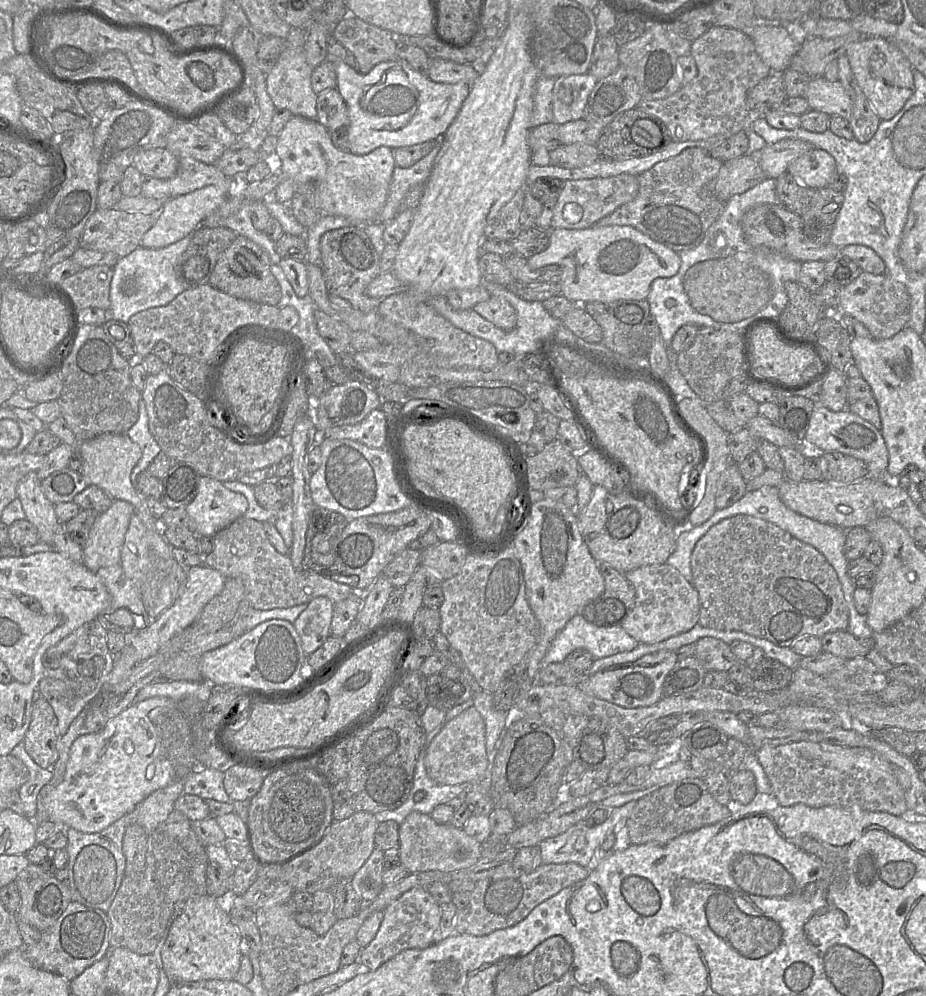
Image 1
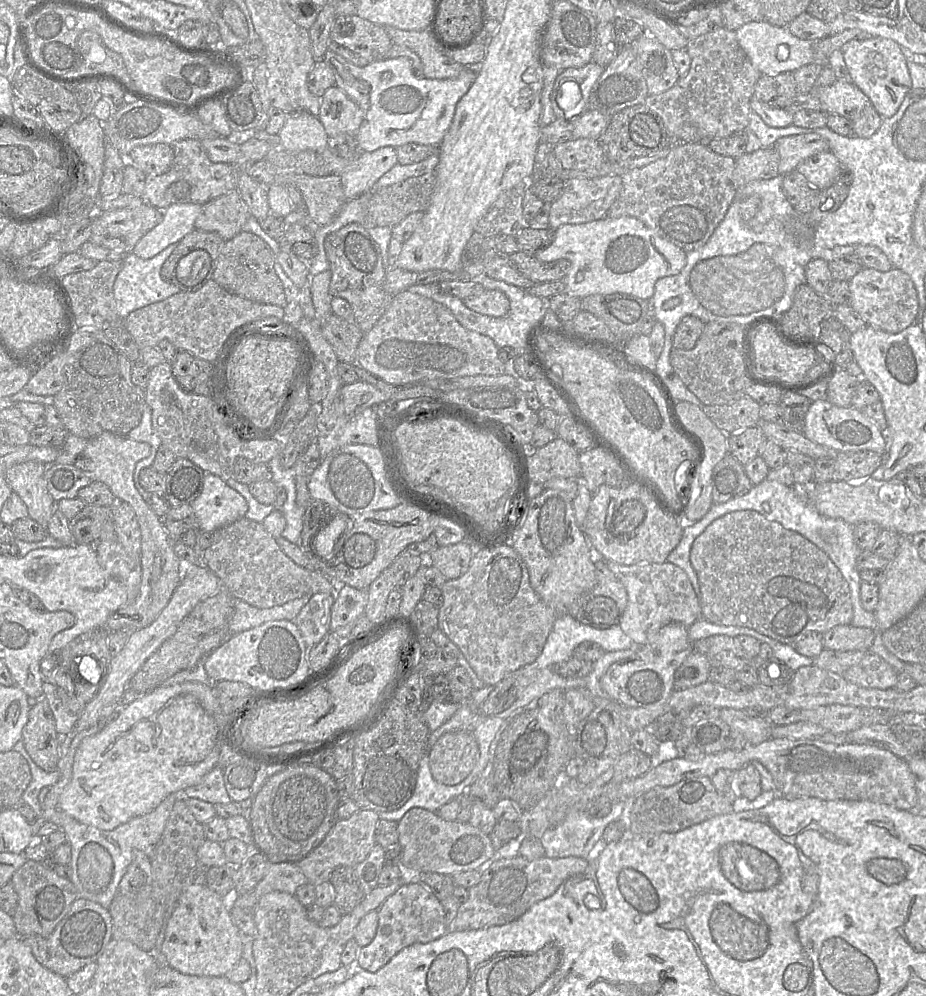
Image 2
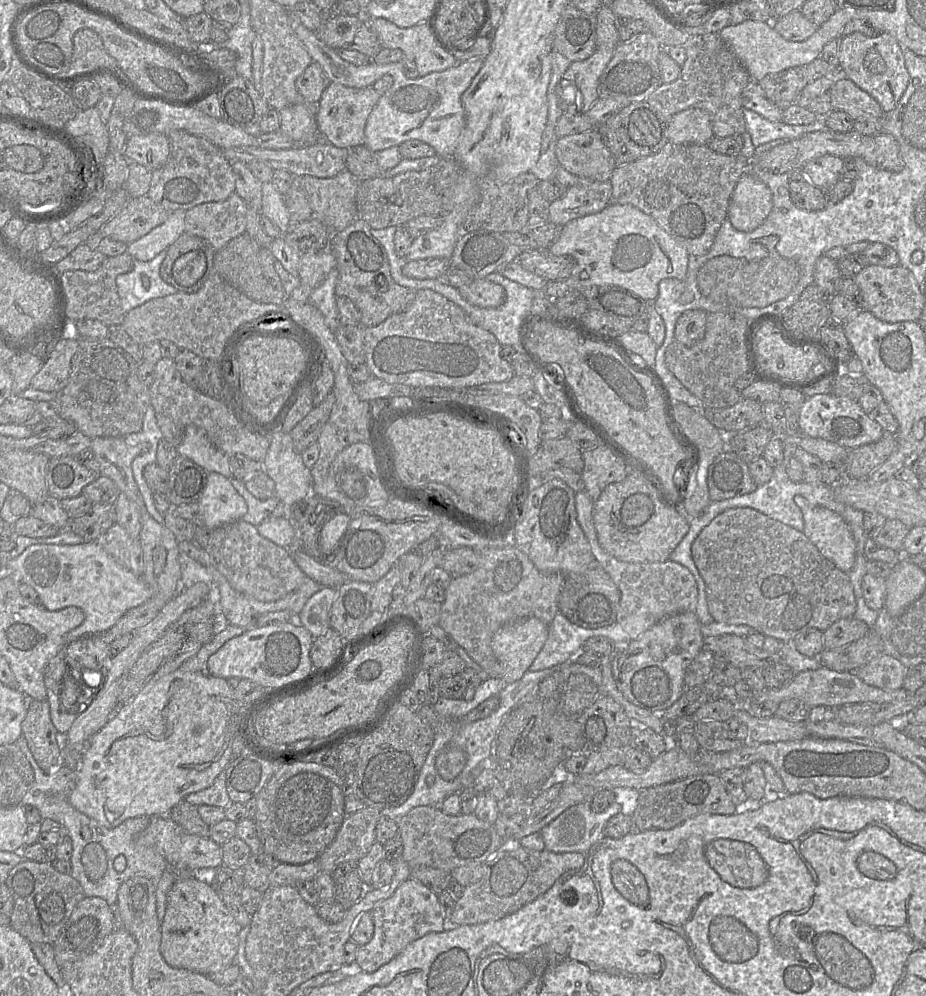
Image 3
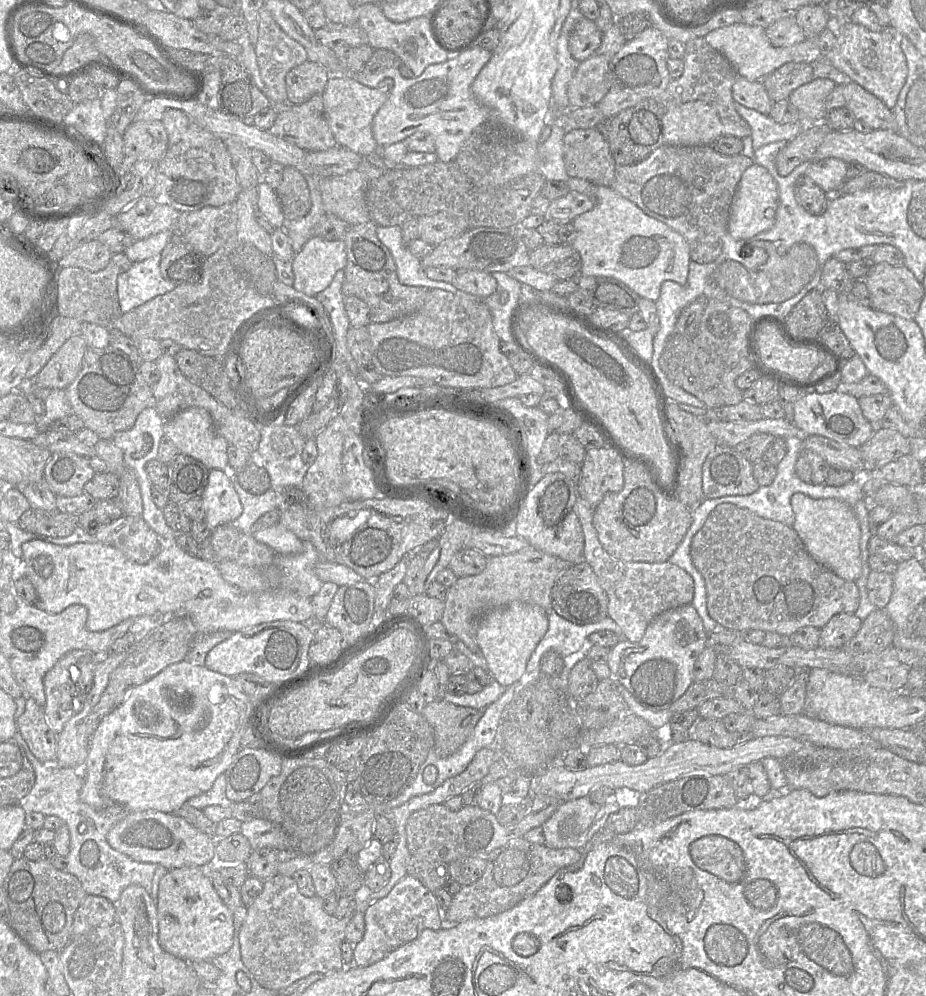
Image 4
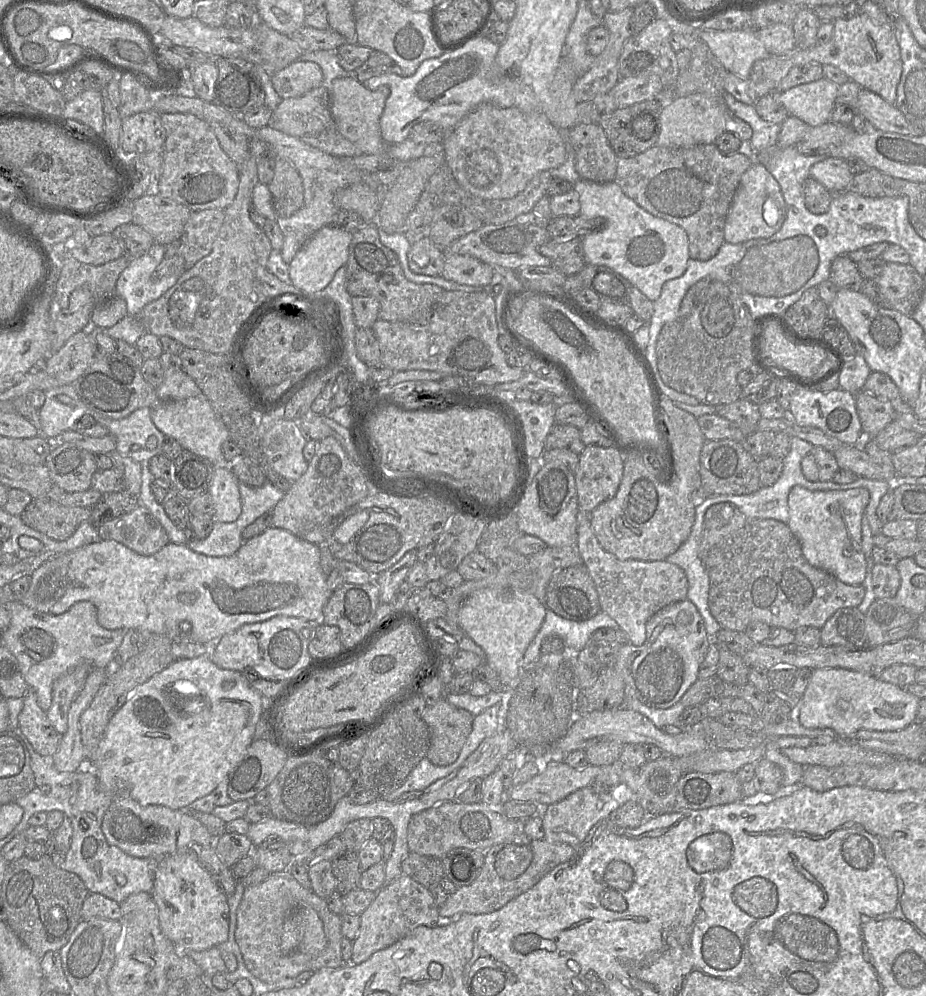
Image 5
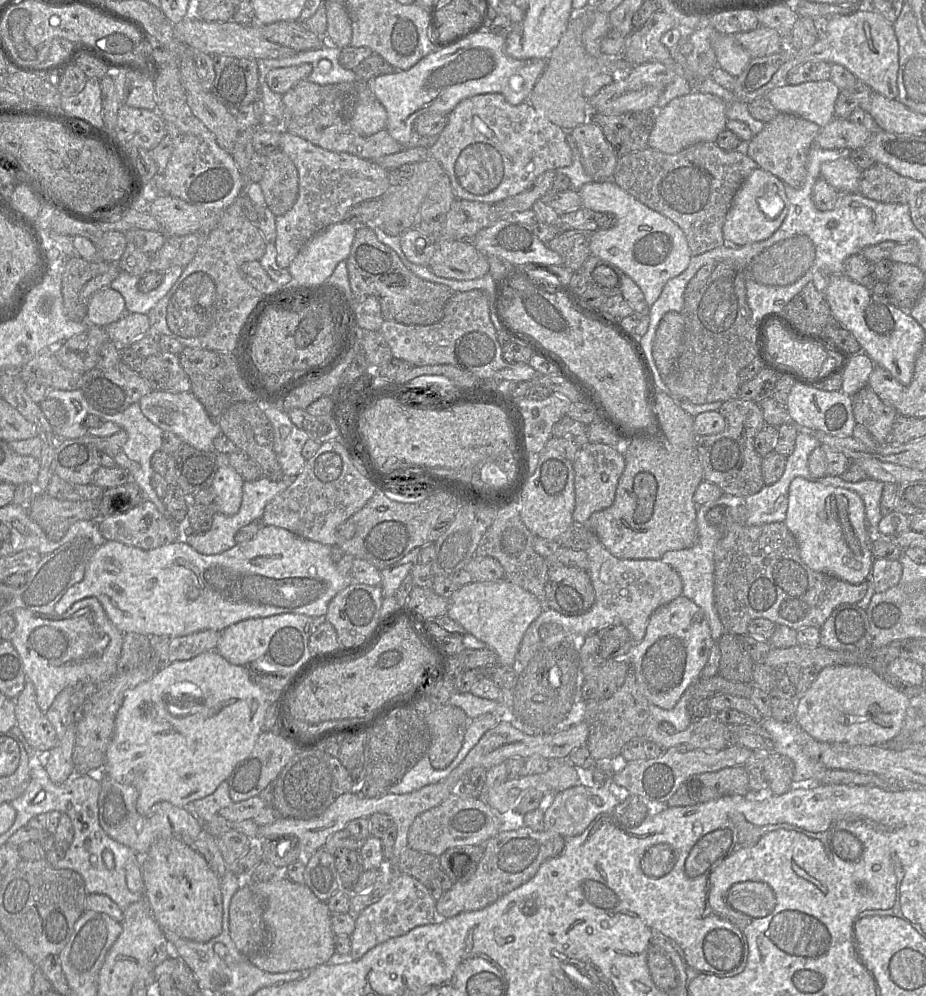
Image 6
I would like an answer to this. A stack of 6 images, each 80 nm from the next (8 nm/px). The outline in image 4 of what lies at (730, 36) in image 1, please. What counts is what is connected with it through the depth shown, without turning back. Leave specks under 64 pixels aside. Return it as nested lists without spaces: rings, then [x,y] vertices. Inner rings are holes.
[[[695,37],[690,40],[685,45],[685,53],[683,57],[684,61],[684,71],[682,75],[675,79],[671,80],[666,89],[656,98],[647,98],[647,99],[656,99],[667,111],[668,108],[672,108],[679,104],[683,104],[691,101],[703,101],[712,106],[721,121],[722,124],[722,136],[735,136],[737,138],[744,138],[751,135],[751,128],[747,121],[743,119],[735,109],[734,99],[732,96],[732,87],[737,78],[737,73],[729,61],[717,50],[711,47],[705,40],[704,37]]]

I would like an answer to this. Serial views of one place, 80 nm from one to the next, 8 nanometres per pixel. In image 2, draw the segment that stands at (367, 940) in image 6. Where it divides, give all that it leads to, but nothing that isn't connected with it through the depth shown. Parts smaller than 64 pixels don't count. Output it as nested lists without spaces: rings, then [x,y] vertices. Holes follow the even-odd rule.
[[[416,878],[407,881],[378,908],[378,925],[372,942],[361,947],[357,962],[362,970],[374,973],[402,949],[415,943],[428,943],[443,936],[449,928],[444,923],[440,901]]]

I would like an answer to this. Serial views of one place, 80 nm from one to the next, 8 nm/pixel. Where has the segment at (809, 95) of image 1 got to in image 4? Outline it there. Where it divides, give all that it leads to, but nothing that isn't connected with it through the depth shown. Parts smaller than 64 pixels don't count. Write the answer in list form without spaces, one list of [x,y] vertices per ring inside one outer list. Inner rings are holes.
[[[850,81],[844,85],[846,106],[855,119],[867,123],[873,130],[889,130],[897,133],[897,122],[893,111],[879,98],[859,84]]]

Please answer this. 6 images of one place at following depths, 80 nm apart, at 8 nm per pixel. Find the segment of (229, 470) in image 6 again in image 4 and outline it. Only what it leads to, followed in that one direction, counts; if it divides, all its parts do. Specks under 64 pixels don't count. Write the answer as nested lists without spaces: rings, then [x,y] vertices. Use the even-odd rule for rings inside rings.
[[[210,470],[202,500],[206,523],[211,529],[231,523],[243,512],[243,506],[233,482],[223,470]]]

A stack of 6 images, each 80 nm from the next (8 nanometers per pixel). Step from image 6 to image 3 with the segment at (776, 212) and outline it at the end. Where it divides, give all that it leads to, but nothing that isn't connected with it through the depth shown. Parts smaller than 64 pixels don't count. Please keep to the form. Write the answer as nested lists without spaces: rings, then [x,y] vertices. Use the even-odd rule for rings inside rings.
[[[746,172],[732,194],[728,219],[736,230],[751,232],[765,221],[772,206],[772,193],[768,186],[751,172]]]

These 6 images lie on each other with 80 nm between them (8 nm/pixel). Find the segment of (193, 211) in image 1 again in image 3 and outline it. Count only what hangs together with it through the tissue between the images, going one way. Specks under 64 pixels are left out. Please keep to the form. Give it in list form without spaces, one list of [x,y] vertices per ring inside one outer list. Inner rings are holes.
[[[178,209],[168,219],[140,239],[128,244],[127,253],[139,261],[150,261],[185,232],[185,212]]]

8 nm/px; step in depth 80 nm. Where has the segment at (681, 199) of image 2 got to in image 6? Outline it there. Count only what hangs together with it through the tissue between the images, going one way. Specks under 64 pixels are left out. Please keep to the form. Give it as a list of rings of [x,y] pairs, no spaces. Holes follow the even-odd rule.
[[[699,142],[676,154],[667,154],[647,147],[618,157],[612,177],[615,183],[640,202],[675,222],[684,232],[693,256],[725,244],[723,225],[736,192],[758,165],[748,155],[725,151],[715,142]]]

